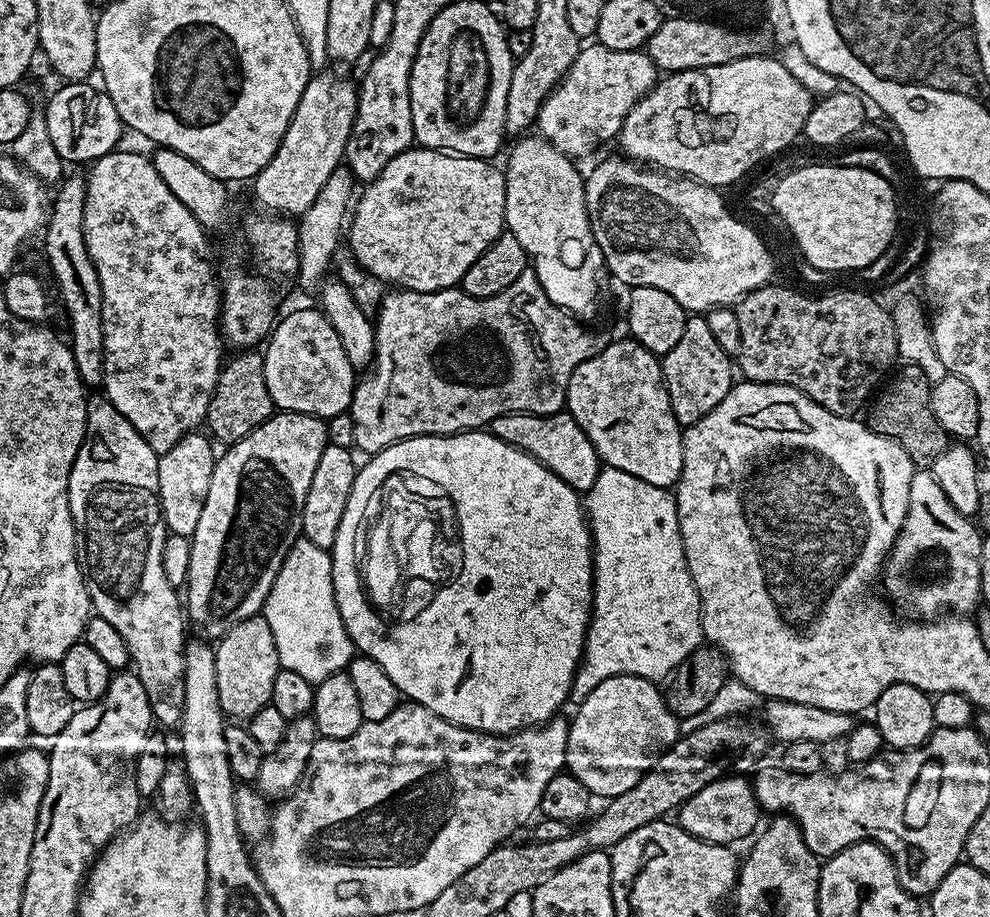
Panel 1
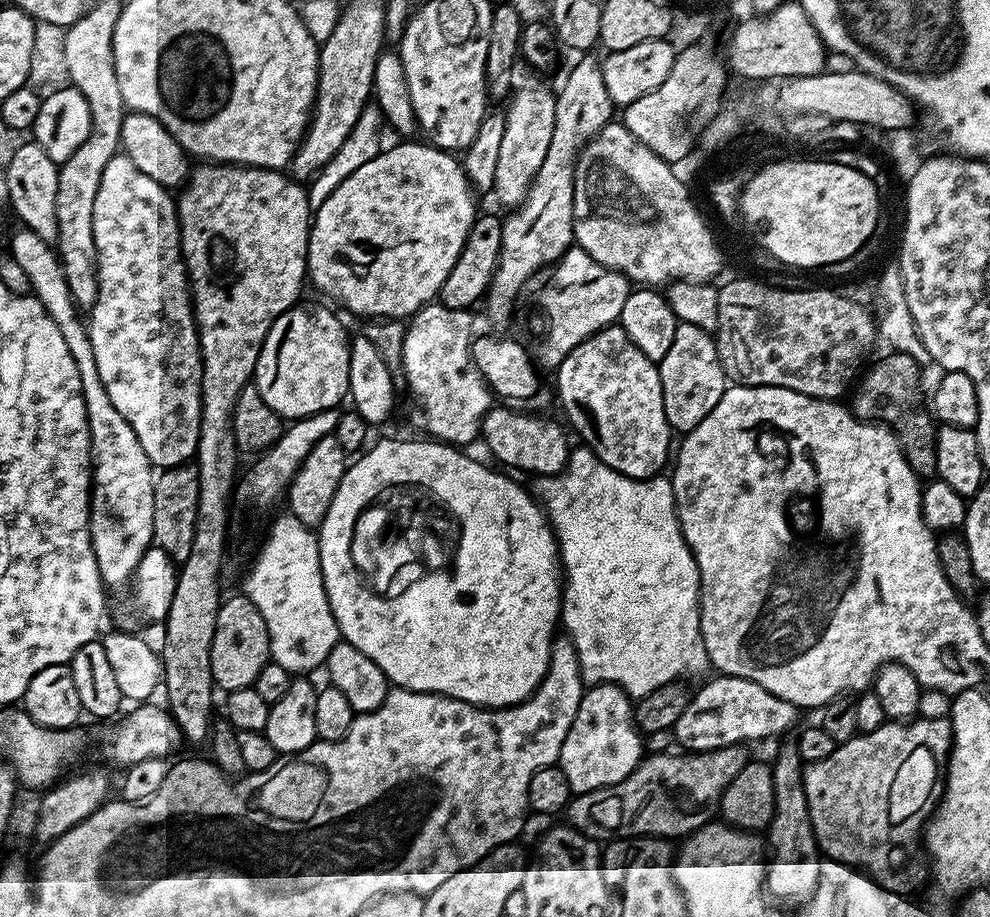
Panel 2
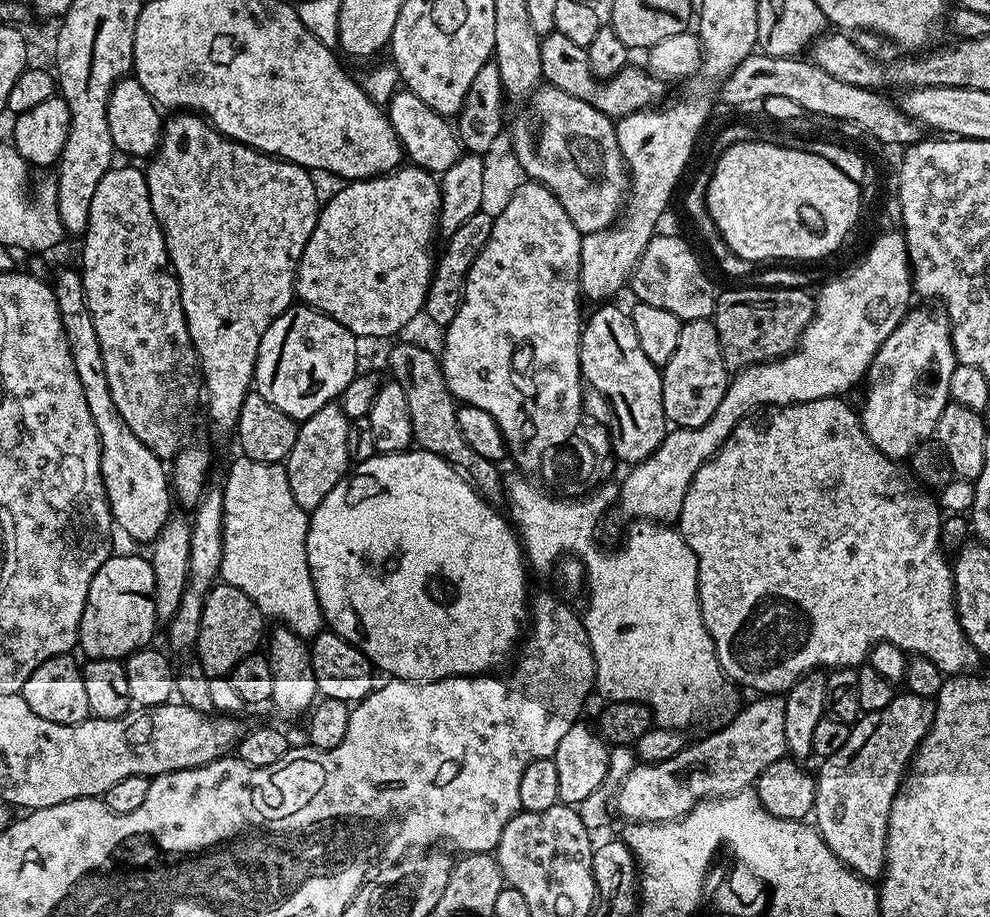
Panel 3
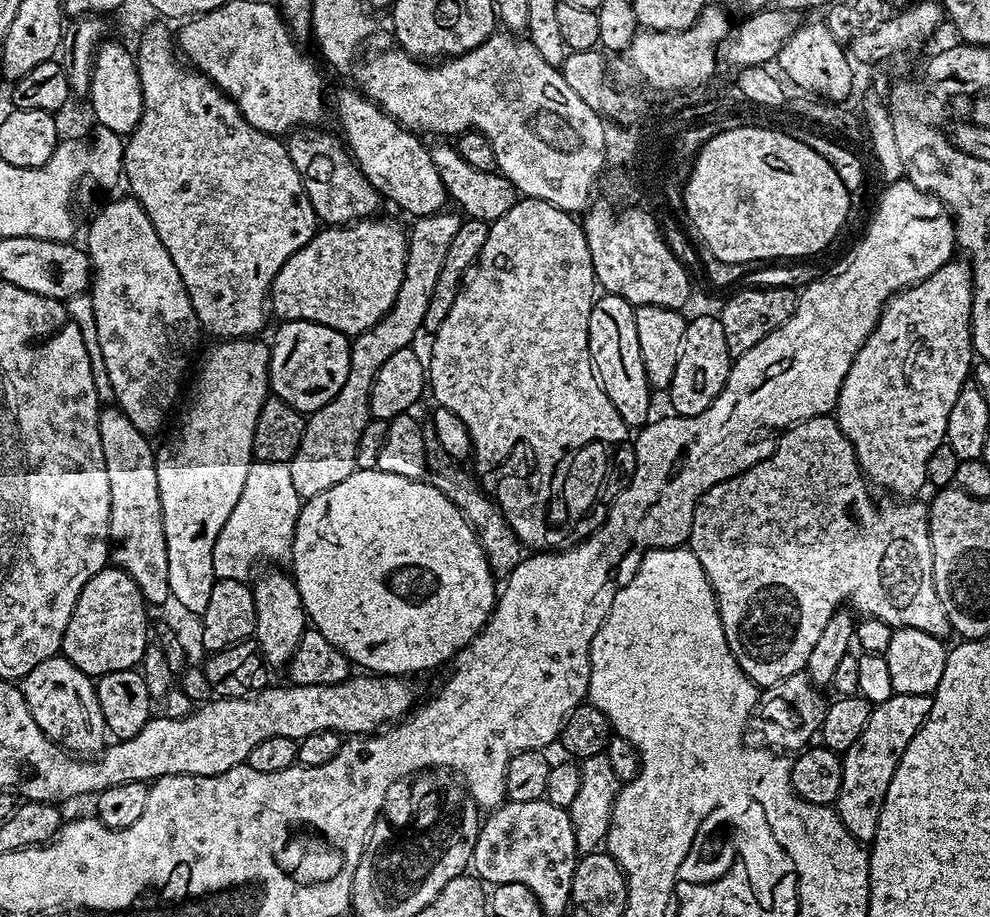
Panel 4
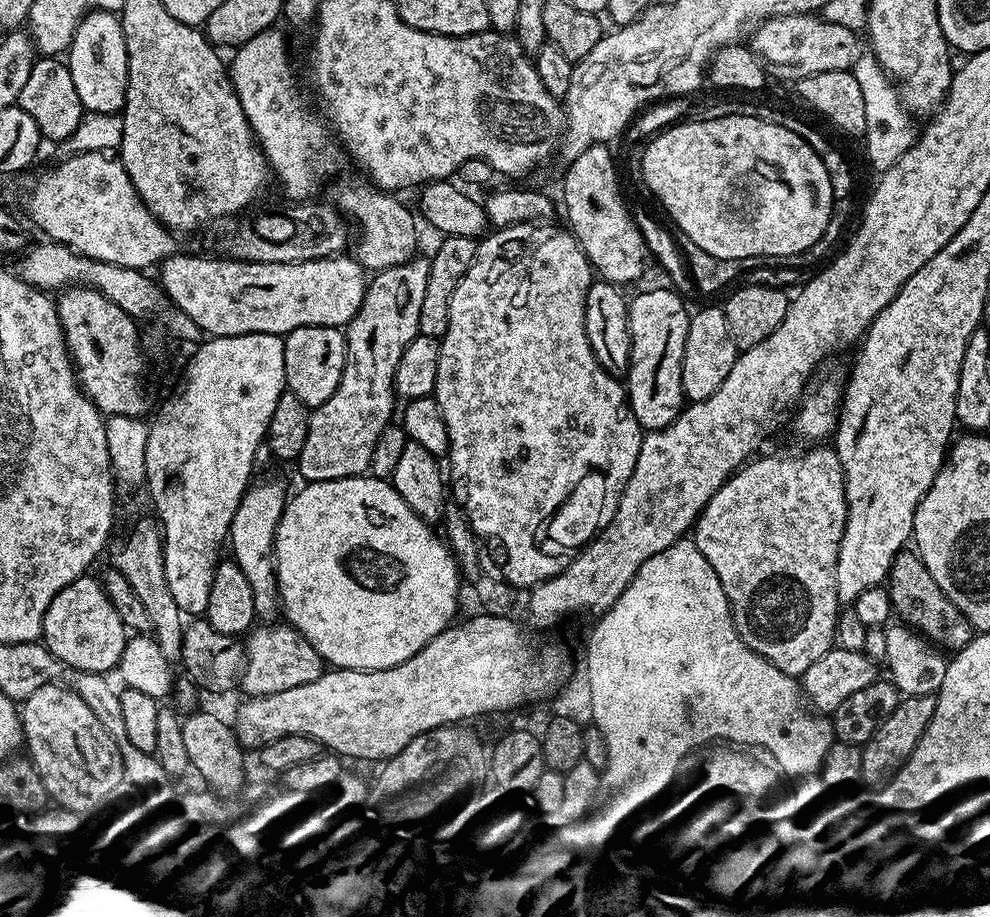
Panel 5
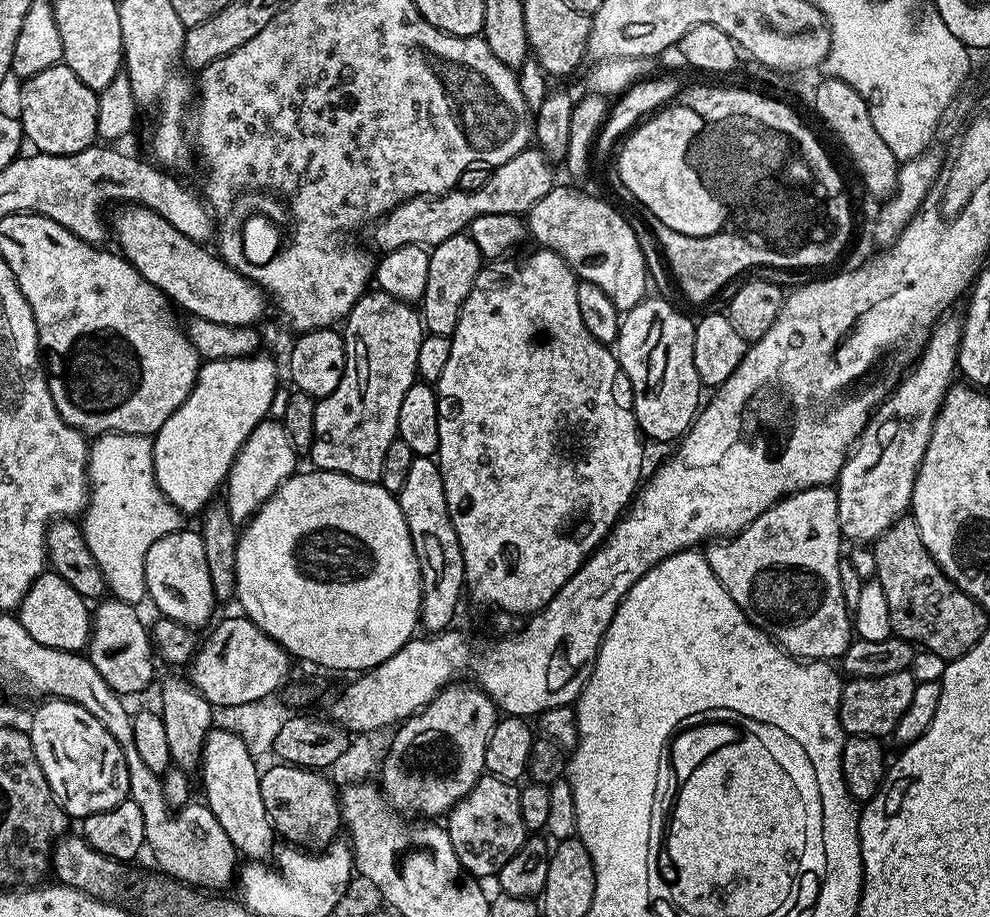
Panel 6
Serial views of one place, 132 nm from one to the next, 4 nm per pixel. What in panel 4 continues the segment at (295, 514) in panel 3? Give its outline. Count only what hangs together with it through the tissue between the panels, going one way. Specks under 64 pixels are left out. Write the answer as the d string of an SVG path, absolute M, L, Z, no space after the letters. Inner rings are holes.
M253 462L250 474L246 474L246 486L242 486L242 498L238 498L234 510L230 510L230 518L226 518L226 526L222 526L214 542L214 574L217 580L247 581L264 566L259 564L267 560L272 566L283 565L280 564L283 560L284 563L291 561L301 503L302 497L298 490L294 490L294 478L290 478L287 464Z

